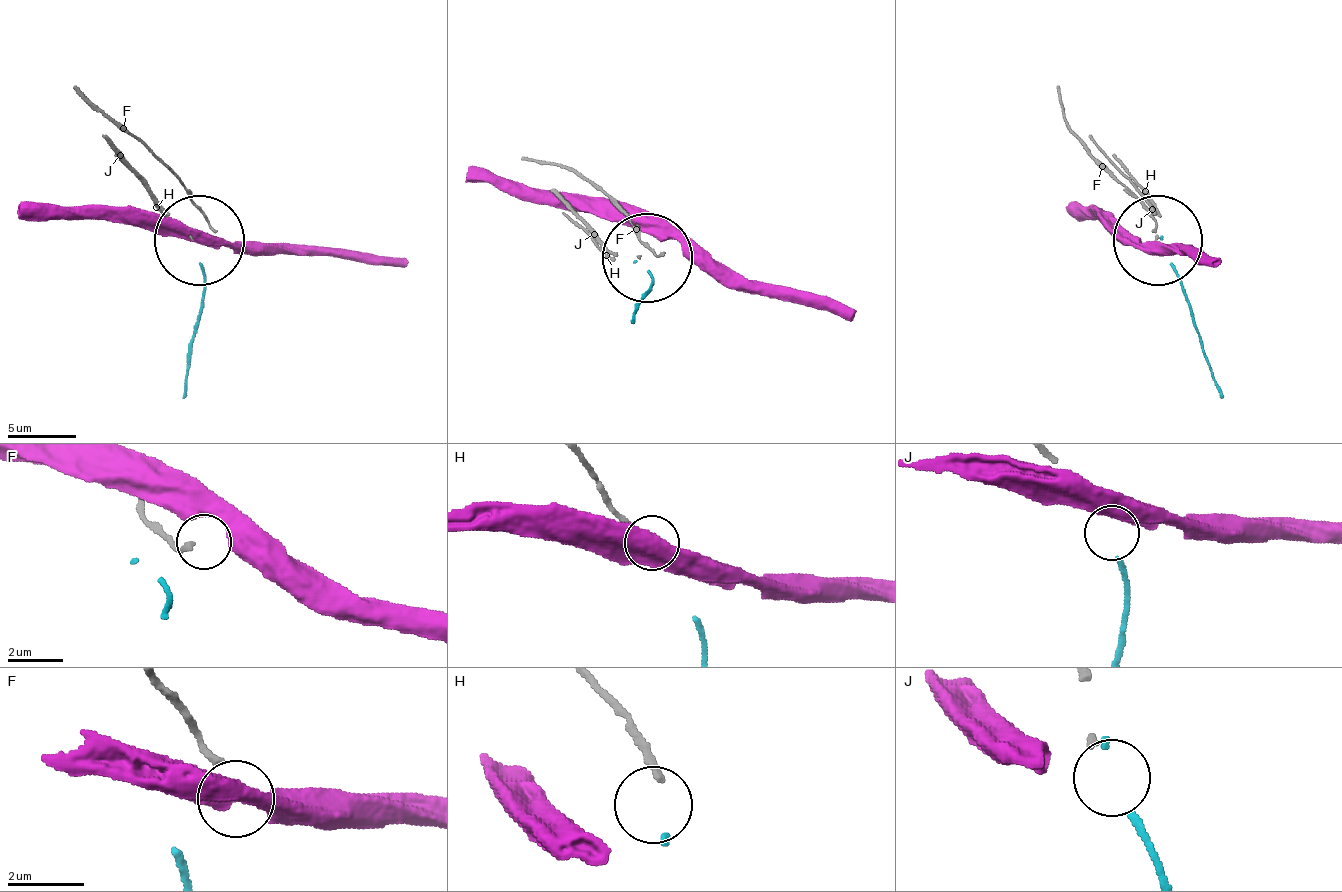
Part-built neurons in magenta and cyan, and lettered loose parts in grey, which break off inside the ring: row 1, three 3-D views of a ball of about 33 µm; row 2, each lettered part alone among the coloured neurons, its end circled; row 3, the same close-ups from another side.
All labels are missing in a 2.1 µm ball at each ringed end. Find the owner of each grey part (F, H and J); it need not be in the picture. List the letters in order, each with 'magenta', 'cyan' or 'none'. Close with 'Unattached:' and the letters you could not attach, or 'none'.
F: none
H: cyan
J: none
Unattached: F, J

